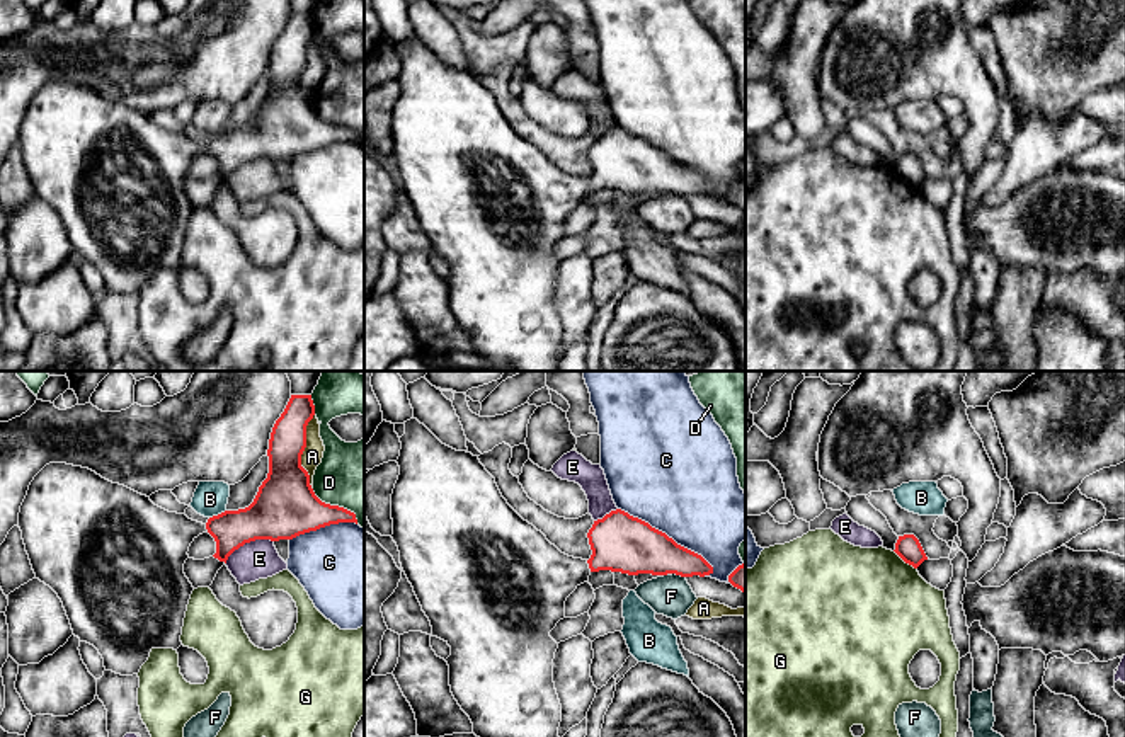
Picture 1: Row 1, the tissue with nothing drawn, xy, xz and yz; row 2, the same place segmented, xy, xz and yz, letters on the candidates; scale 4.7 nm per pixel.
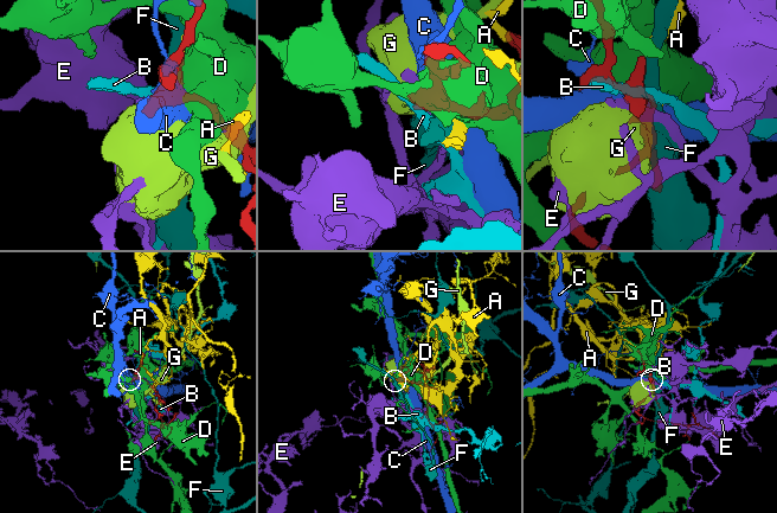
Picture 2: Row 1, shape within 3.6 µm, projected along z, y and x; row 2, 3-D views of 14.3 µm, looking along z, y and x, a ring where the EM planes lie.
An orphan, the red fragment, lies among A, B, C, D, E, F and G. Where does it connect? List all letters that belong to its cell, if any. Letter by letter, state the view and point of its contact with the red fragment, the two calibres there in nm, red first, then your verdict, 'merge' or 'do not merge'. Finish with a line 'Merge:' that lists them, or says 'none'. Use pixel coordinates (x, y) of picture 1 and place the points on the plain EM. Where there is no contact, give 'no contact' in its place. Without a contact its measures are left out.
A: contact xy (303, 68); calibres 260 and 100 nm; do not merge
B: contact xy (218, 133); calibres 220 and 160 nm; do not merge
C: contact xz (666, 154); calibres 280 and 480 nm; do not merge
D: contact xy (337, 125); calibres 300 and 340 nm; do not merge
E: contact xy (247, 160); calibres 300 and 180 nm; do not merge
F: contact xz (679, 193); calibres 240 and 190 nm; do not merge
G: contact yz (906, 181); calibres 120 and 500 nm; do not merge
Merge: none

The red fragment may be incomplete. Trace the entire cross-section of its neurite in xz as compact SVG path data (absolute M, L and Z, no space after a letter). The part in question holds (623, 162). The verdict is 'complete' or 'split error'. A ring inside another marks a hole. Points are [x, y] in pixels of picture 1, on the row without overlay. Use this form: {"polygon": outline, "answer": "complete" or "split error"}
{"polygon": "M417 37L405 41L400 61L402 68L397 78L400 94L391 112L391 157L398 165L402 187L431 240L432 255L451 266L446 281L454 318L470 335L473 352L492 371L558 371L562 323L553 301L553 277L558 262L550 255L550 250L565 237L567 216L587 201L592 191L599 189L628 194L705 196L713 192L713 186L701 174L677 163L665 151L621 128L594 140L587 151L592 169L589 179L568 175L507 123L495 97L478 75L443 63Z", "answer": "split error"}

